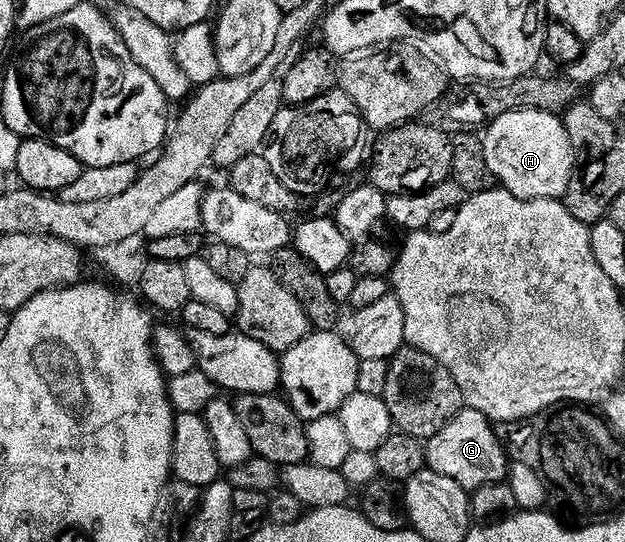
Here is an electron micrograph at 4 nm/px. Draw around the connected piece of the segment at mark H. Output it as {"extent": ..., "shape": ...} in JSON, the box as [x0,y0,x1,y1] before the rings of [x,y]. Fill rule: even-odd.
{"extent":[484,109,577,199],"shape":[[[510,109],[508,113],[500,113],[490,122],[485,140],[484,151],[490,172],[500,177],[502,184],[511,192],[519,194],[524,199],[533,197],[562,198],[570,190],[573,174],[577,169],[575,148],[571,145],[571,137],[567,133],[567,126],[562,116],[554,112],[541,109]]]}

